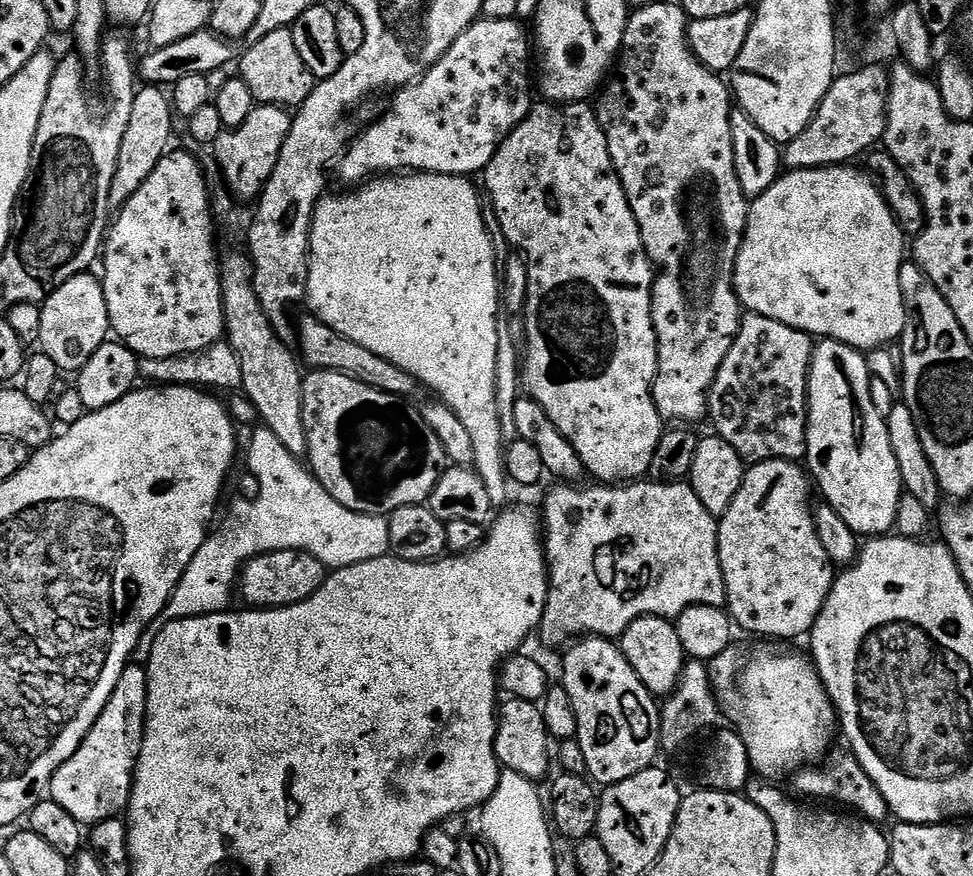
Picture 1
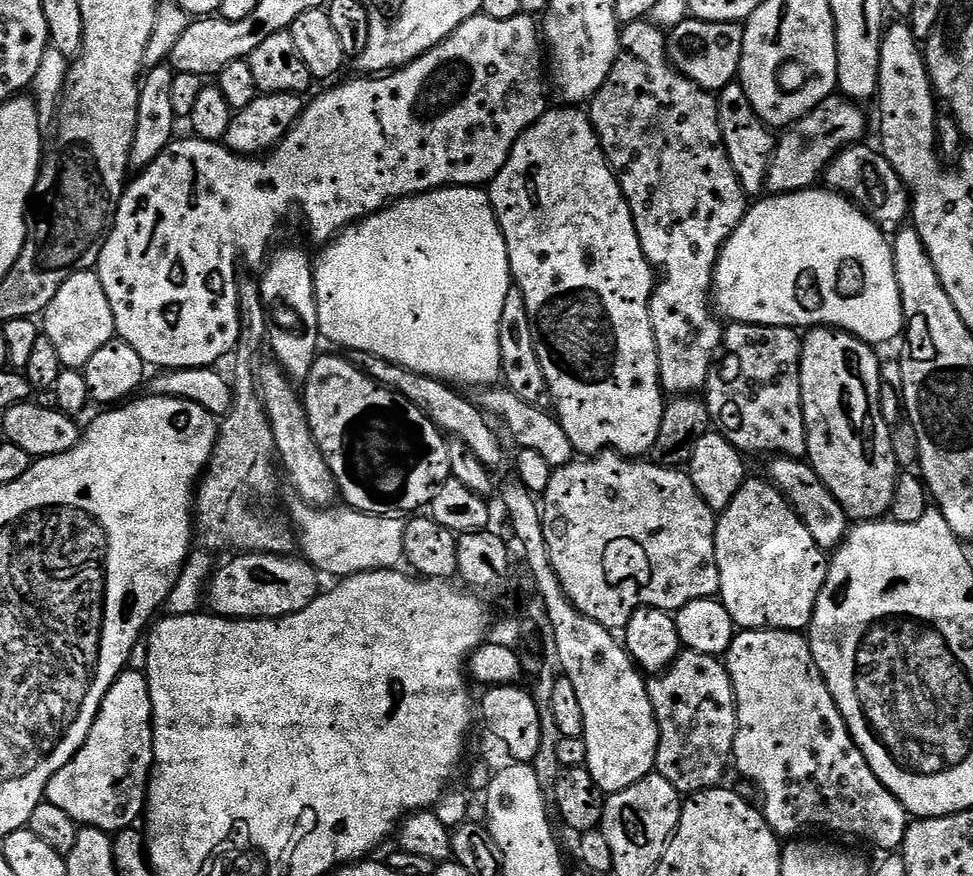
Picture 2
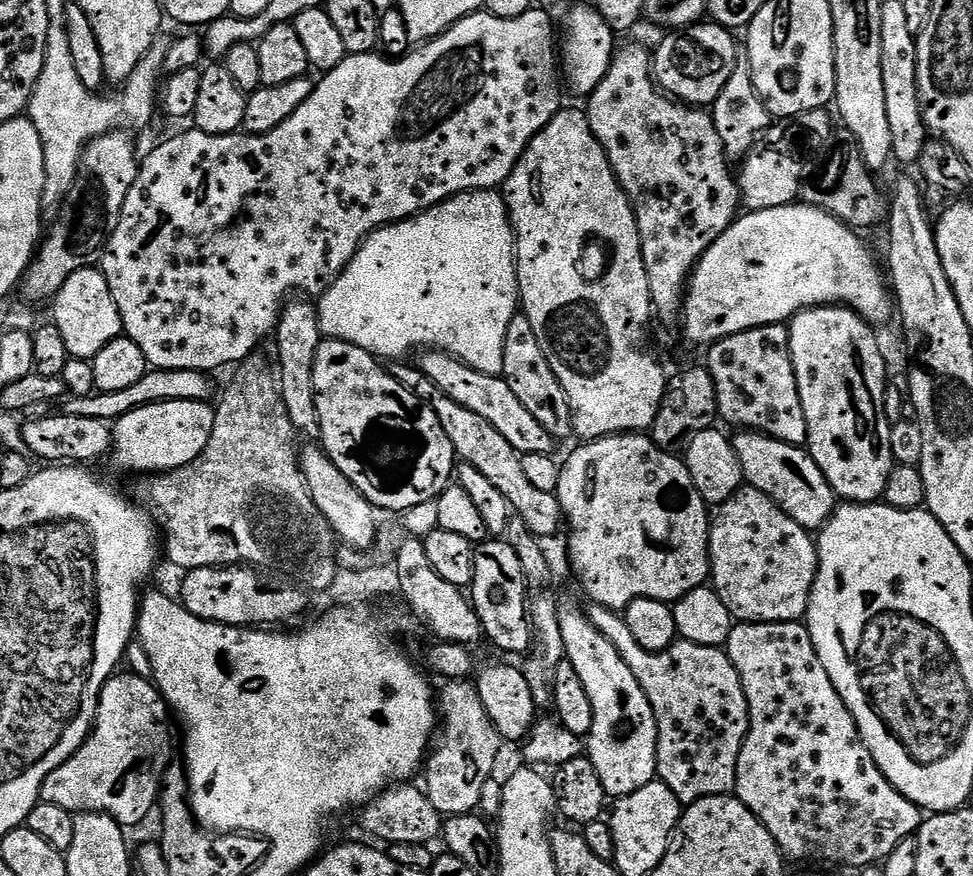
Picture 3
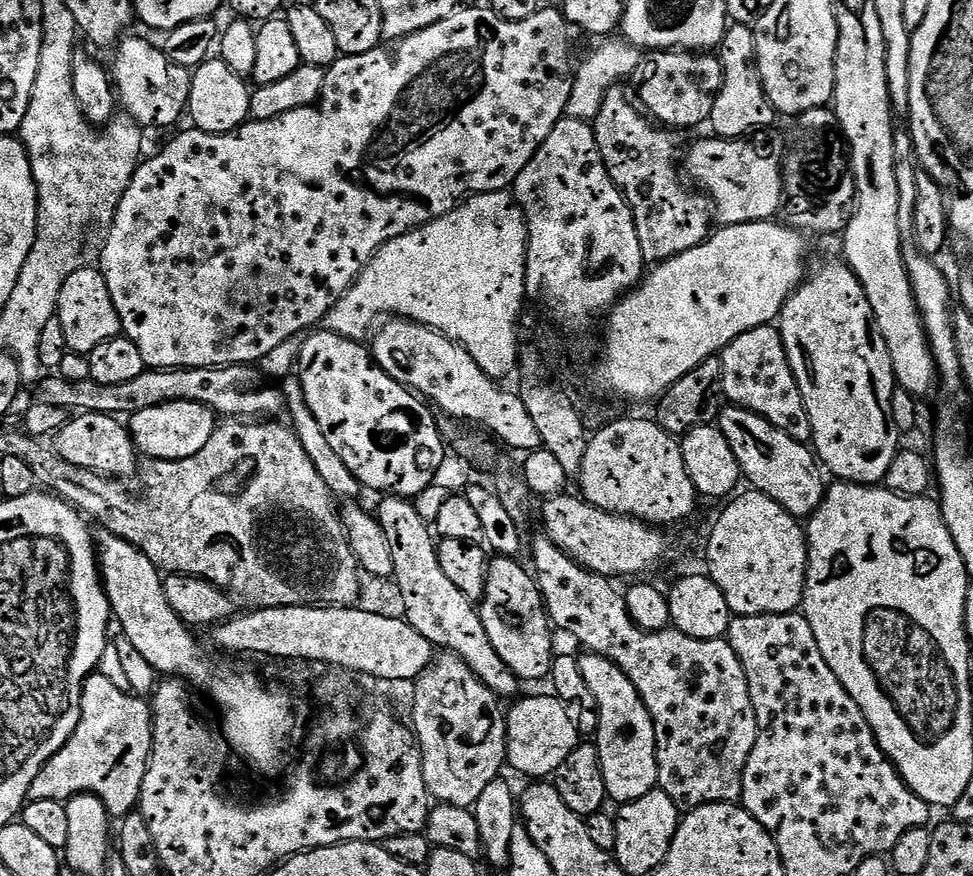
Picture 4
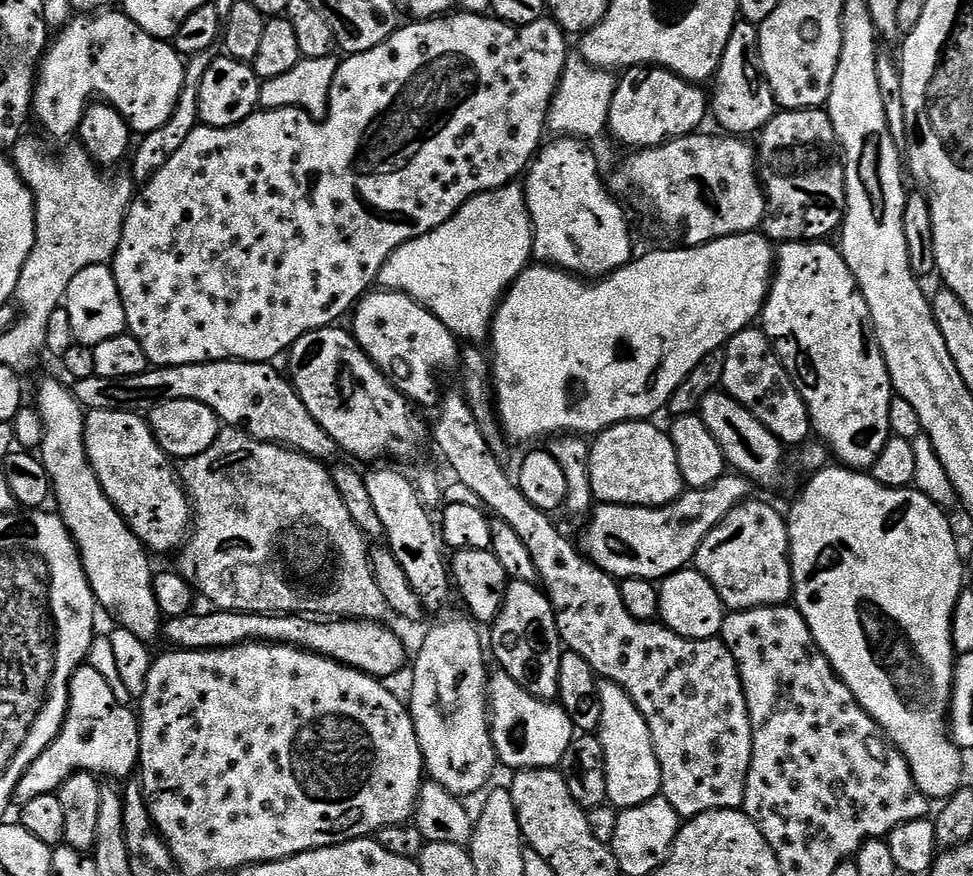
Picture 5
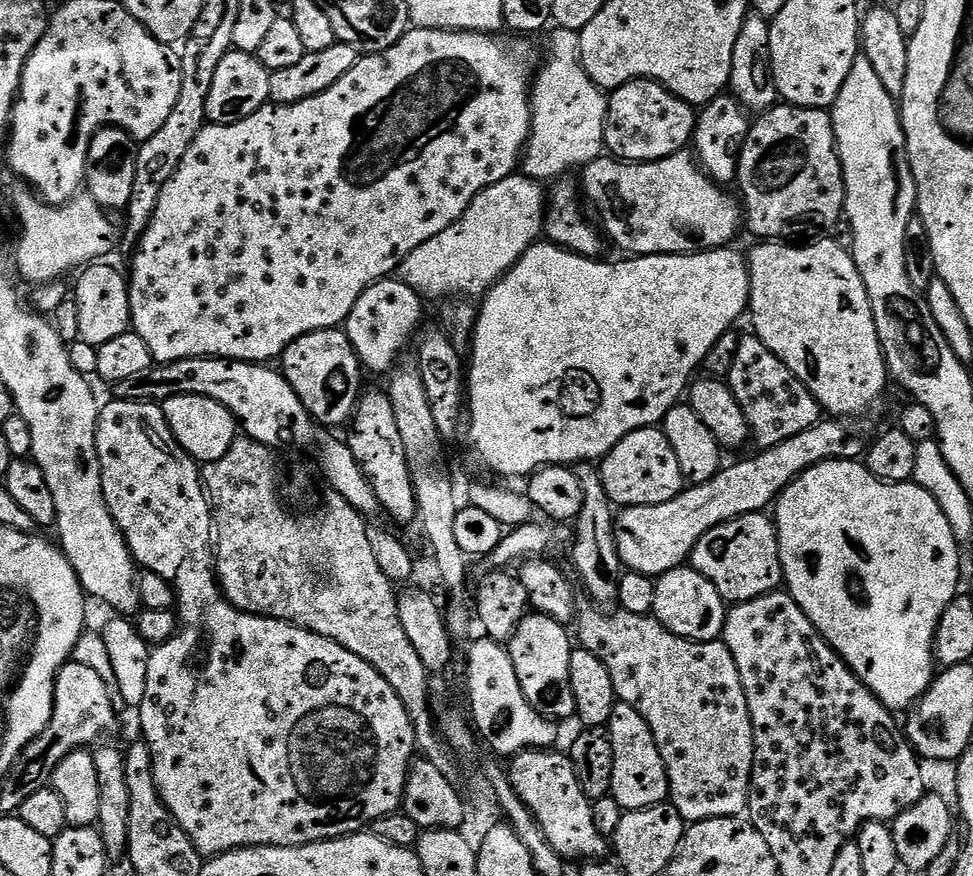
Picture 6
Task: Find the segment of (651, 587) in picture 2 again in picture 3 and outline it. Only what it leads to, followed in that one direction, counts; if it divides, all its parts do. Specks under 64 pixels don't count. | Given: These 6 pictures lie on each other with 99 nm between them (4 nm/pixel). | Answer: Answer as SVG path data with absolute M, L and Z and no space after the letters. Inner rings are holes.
M621 432L618 436L603 436L597 440L589 440L579 445L560 464L560 477L556 487L556 502L560 505L560 515L568 532L568 560L572 563L572 572L580 583L580 588L592 599L593 605L606 608L609 612L623 613L638 598L654 598L665 602L680 600L690 590L698 590L709 583L712 574L712 559L708 553L708 534L710 531L710 508L705 504L702 494L694 486L694 478L690 478L690 470L684 465L679 455L663 452L652 441L651 435L639 432Z

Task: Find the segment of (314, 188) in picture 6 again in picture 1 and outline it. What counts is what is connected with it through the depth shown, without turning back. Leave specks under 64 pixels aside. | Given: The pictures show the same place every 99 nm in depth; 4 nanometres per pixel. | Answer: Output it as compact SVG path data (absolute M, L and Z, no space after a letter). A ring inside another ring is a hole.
M477 19L475 24L470 25L464 33L454 42L454 46L450 46L450 50L446 50L446 54L433 66L429 72L424 73L419 80L407 84L404 88L399 89L391 97L392 109L385 116L380 116L376 120L376 124L372 124L364 133L357 135L352 143L348 145L348 151L344 153L344 157L339 161L338 173L342 179L348 183L348 186L359 186L369 178L375 178L381 174L407 174L410 172L429 172L430 174L446 174L447 176L462 176L472 178L483 173L488 167L488 163L494 158L494 154L502 146L502 142L516 127L521 124L526 117L528 111L534 106L532 100L532 92L534 96L534 80L528 77L528 44L530 48L530 36L524 33L524 28L520 24L516 24L515 19L510 20L485 20ZM169 151L164 155L154 167L153 173L142 183L141 188L122 208L119 209L120 217L111 221L106 233L106 239L102 249L102 264L104 260L104 297L106 298L106 310L108 311L108 323L111 331L116 332L119 339L131 352L136 353L137 357L146 359L166 359L175 356L189 355L191 352L202 351L210 347L225 335L224 330L224 299L220 289L220 274L222 271L221 261L216 261L216 244L212 241L212 226L214 228L214 217L208 205L206 185L203 181L203 172L200 169L197 157L191 152Z

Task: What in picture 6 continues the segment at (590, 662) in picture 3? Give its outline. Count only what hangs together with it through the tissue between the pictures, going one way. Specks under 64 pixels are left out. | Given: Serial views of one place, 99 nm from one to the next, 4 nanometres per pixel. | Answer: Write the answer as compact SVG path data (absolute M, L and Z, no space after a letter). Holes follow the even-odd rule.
M618 702L614 706L614 714L610 714L610 722L606 727L610 734L610 742L614 742L614 778L610 795L618 802L618 806L622 806L625 812L633 812L639 808L665 803L669 799L666 766L662 762L662 754L658 754L654 734L650 726L646 726L646 718L642 718L642 714L638 714L634 706Z

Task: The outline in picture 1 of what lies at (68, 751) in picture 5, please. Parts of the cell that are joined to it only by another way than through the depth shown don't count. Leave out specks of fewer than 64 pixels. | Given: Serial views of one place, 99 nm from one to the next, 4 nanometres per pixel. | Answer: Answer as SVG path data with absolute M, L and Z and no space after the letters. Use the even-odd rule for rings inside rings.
M136 662L129 663L118 678L118 686L114 686L114 694L110 694L110 702L102 710L102 714L94 722L94 726L86 734L86 738L78 746L78 750L52 775L50 799L58 802L62 810L70 810L81 825L101 824L104 820L115 820L127 809L128 799L132 793L132 774L136 770L136 756L140 753L144 737L144 719L148 705L148 674Z

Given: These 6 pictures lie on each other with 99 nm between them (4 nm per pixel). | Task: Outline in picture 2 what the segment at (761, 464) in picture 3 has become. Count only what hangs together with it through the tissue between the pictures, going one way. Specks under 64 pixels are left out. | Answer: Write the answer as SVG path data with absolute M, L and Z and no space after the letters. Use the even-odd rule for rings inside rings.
M781 456L769 459L767 463L767 479L775 484L782 495L788 499L788 503L792 505L798 518L806 526L806 530L810 530L810 538L814 538L814 542L818 542L818 546L825 554L835 552L840 547L840 543L848 538L850 531L848 515L846 510L842 510L838 498L834 498L834 494L830 494L830 490L822 482L822 478L818 478L812 465L803 459Z

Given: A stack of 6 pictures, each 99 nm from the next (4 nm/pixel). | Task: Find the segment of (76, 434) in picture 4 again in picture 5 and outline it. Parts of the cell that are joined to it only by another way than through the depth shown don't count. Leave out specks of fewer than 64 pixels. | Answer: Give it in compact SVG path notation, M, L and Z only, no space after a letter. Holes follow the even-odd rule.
M94 410L88 412L84 418L84 445L100 488L106 498L110 498L112 505L120 511L122 518L127 520L130 530L144 543L145 549L152 554L172 551L175 553L189 539L194 513L174 467L173 457L160 449L160 443L152 433L151 423L139 412Z

